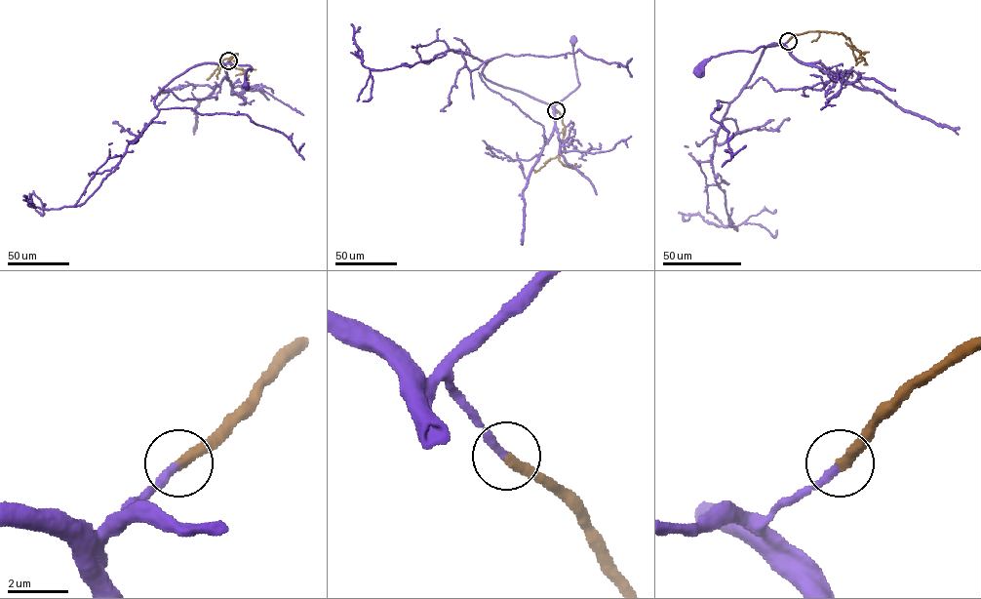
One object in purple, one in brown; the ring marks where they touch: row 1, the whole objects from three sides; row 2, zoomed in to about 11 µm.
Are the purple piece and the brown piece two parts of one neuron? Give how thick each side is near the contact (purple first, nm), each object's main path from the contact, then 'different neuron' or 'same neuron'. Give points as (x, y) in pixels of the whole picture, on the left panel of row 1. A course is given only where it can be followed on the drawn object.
280 nm thick on the purple side, 360 nm on the other; purple runs (228, 60), (226, 63), (252, 67), (246, 72), (246, 86); brown runs (228, 60), (237, 54), (230, 58), (231, 66), (242, 70), (249, 80); same neuron

